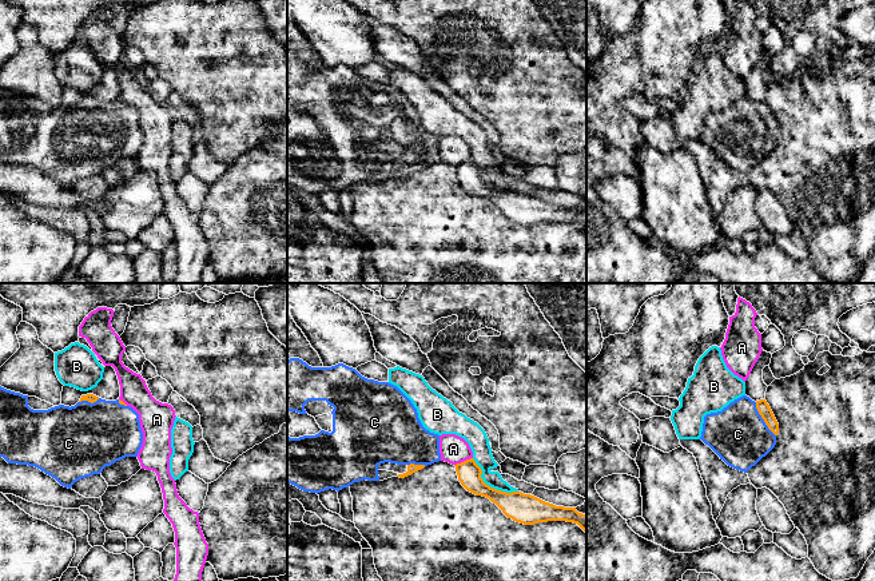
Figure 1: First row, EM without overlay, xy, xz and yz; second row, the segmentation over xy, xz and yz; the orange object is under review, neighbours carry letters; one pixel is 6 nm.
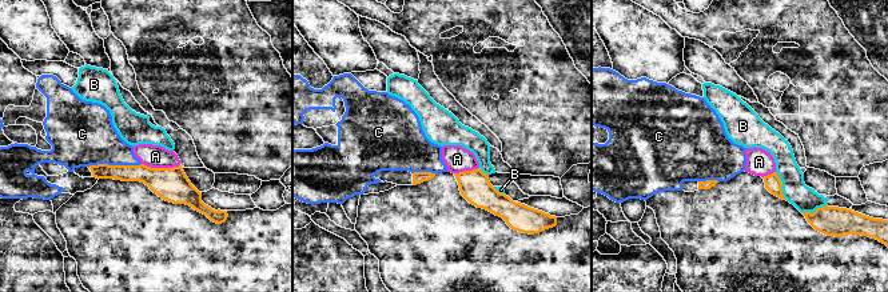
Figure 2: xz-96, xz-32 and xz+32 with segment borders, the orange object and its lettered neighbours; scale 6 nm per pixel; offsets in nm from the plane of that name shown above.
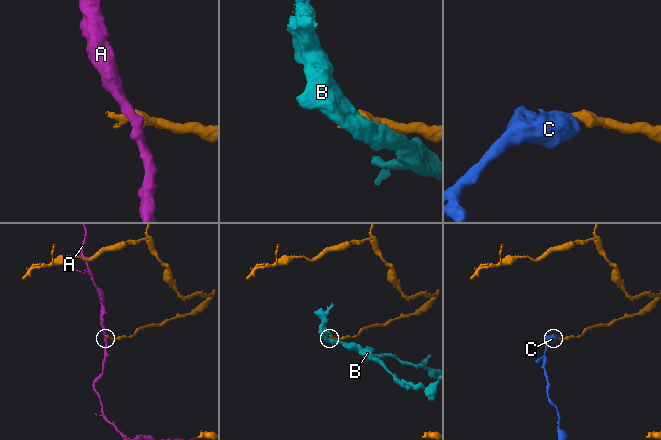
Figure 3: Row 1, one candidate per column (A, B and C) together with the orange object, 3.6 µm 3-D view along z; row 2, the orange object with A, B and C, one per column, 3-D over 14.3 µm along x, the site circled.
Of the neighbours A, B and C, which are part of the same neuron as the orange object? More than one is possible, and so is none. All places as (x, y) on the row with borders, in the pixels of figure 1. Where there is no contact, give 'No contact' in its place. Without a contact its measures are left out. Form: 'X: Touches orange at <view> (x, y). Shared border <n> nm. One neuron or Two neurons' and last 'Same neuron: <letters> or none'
A: Touches orange at xz (464, 461). Shared border 120 nm. Two neurons
B: Touches orange at xz (488, 485). Shared border 340 nm. Two neurons
C: Touches orange at yz (763, 418). Shared border 240 nm. One neuron
Same neuron: C

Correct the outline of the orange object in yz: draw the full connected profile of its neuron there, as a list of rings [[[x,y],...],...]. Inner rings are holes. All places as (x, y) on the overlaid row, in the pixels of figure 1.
[[[743,395],[721,411],[704,417],[700,439],[708,445],[728,466],[747,473],[776,445],[779,423],[765,399],[752,401]]]

